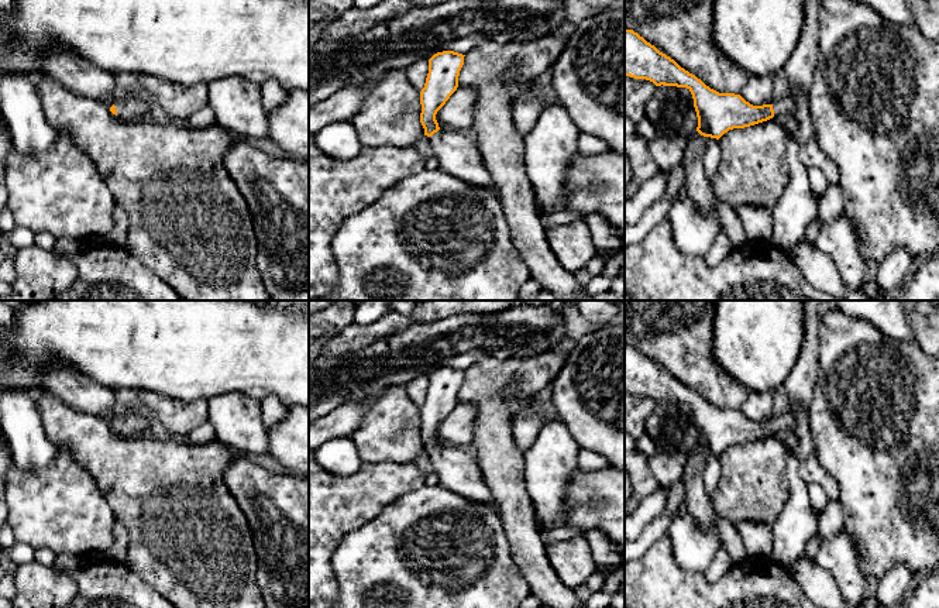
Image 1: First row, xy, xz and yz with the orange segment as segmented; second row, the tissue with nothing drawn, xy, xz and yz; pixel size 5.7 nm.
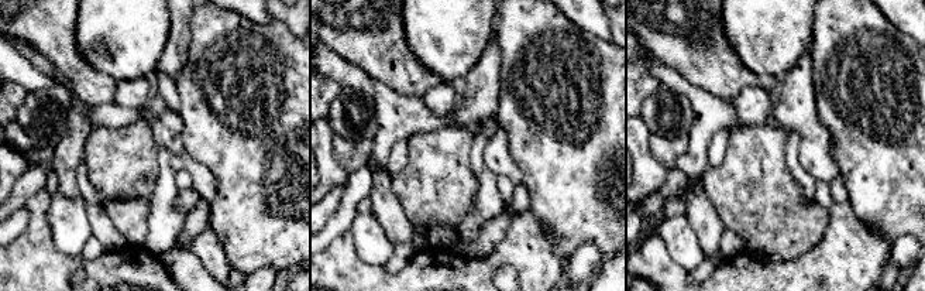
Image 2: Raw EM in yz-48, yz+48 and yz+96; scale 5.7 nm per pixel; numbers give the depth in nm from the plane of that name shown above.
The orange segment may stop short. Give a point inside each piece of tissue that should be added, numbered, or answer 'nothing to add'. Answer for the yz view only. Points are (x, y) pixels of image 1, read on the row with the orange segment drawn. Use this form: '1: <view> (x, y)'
1: yz (800, 69)

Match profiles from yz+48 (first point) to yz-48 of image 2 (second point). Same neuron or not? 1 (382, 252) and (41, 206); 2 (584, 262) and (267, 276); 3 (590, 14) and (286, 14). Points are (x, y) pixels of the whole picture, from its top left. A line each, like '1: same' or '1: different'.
1: different
2: same
3: different

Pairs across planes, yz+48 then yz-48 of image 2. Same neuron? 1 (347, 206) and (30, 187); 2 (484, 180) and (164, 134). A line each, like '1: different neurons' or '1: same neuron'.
1: different neurons
2: different neurons

